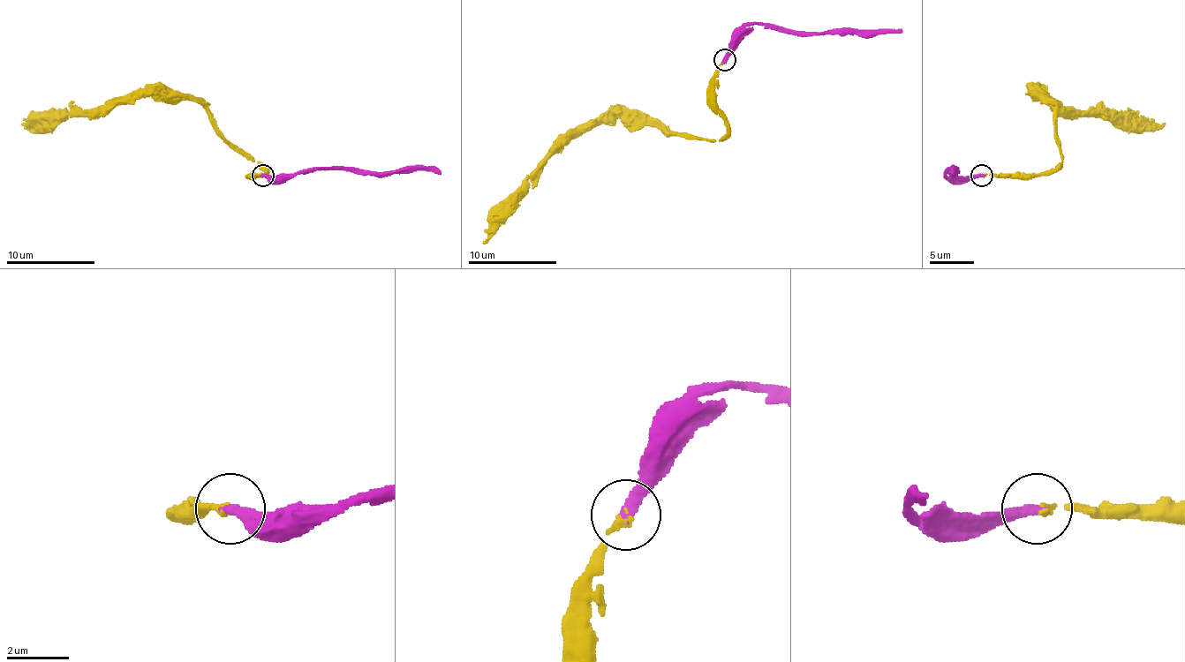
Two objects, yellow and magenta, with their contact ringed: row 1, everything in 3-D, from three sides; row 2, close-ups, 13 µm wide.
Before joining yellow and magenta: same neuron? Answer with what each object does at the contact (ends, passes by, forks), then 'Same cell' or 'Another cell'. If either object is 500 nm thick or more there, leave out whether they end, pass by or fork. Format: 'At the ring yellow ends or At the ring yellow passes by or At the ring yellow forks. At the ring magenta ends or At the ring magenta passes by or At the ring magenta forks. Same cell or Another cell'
At the ring yellow ends. At the ring magenta ends. Same cell

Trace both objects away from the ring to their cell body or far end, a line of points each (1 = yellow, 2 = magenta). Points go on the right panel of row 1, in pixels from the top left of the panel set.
1: (982, 174), (1052, 172), (1061, 163), (1057, 115), (1037, 93), (1082, 115), (1128, 115), (1143, 121), (1163, 124)
2: (982, 174), (973, 176), (944, 174), (953, 168), (951, 174)

